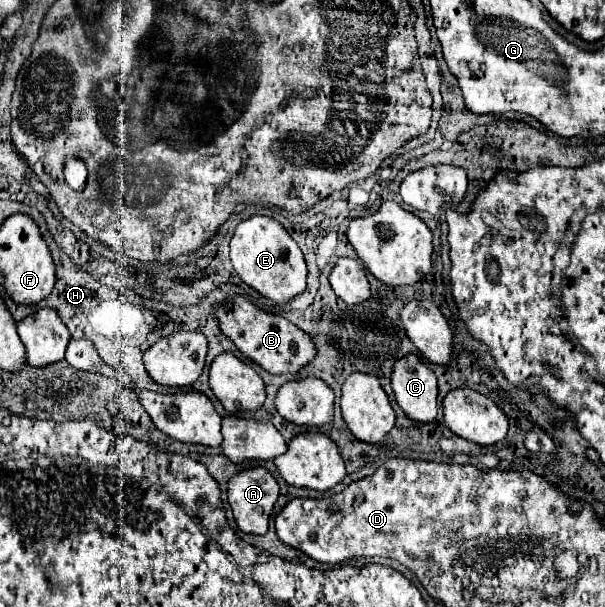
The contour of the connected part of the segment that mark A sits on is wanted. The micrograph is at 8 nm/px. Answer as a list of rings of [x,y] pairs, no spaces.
[[[265,467],[243,469],[229,479],[227,499],[229,499],[229,505],[231,505],[231,511],[233,511],[237,525],[245,533],[253,533],[253,535],[267,533],[269,517],[271,517],[271,511],[273,511],[277,497],[279,497],[279,483],[275,481],[275,477]]]

